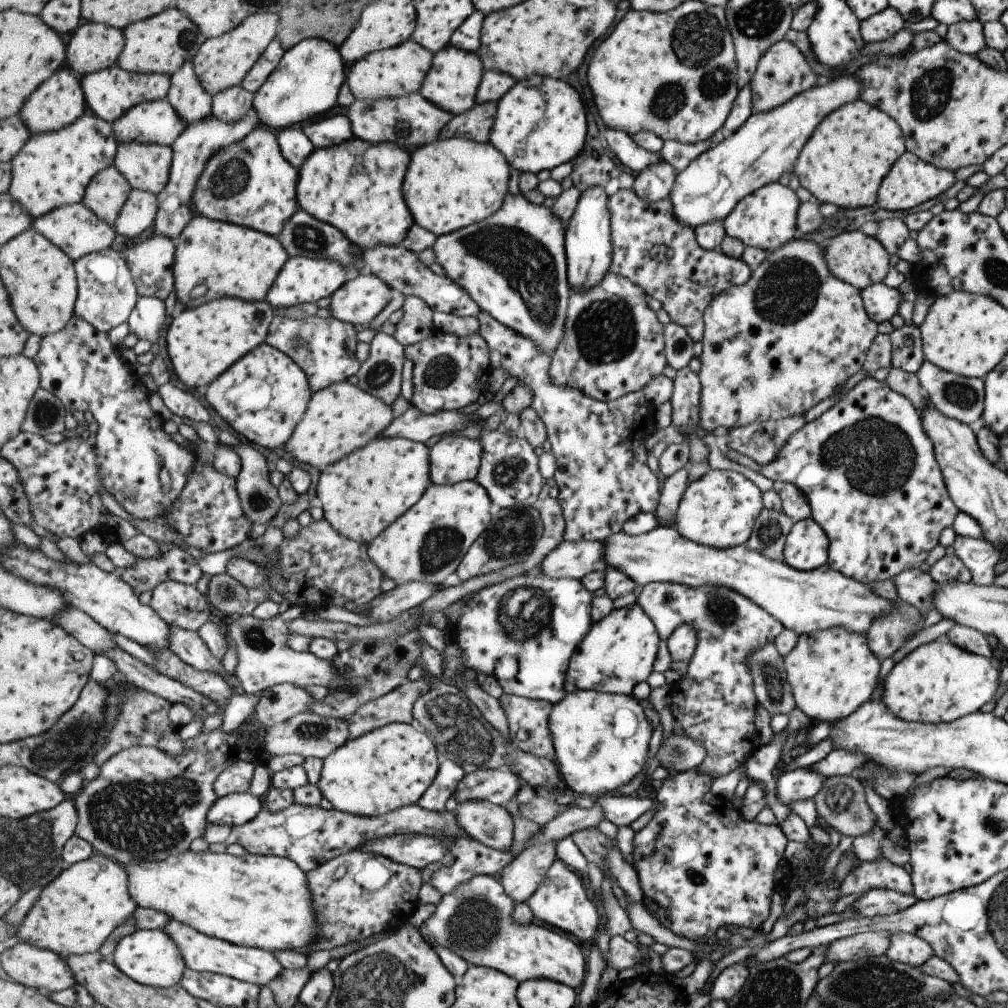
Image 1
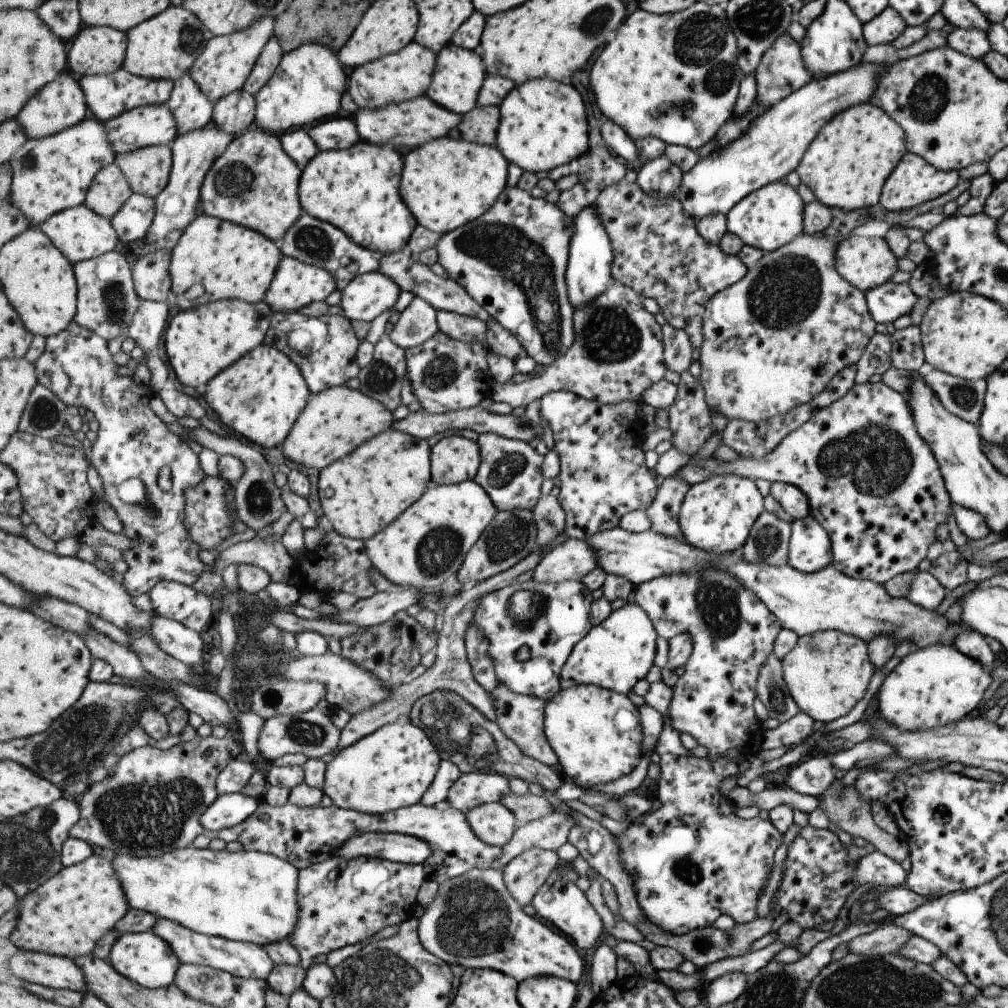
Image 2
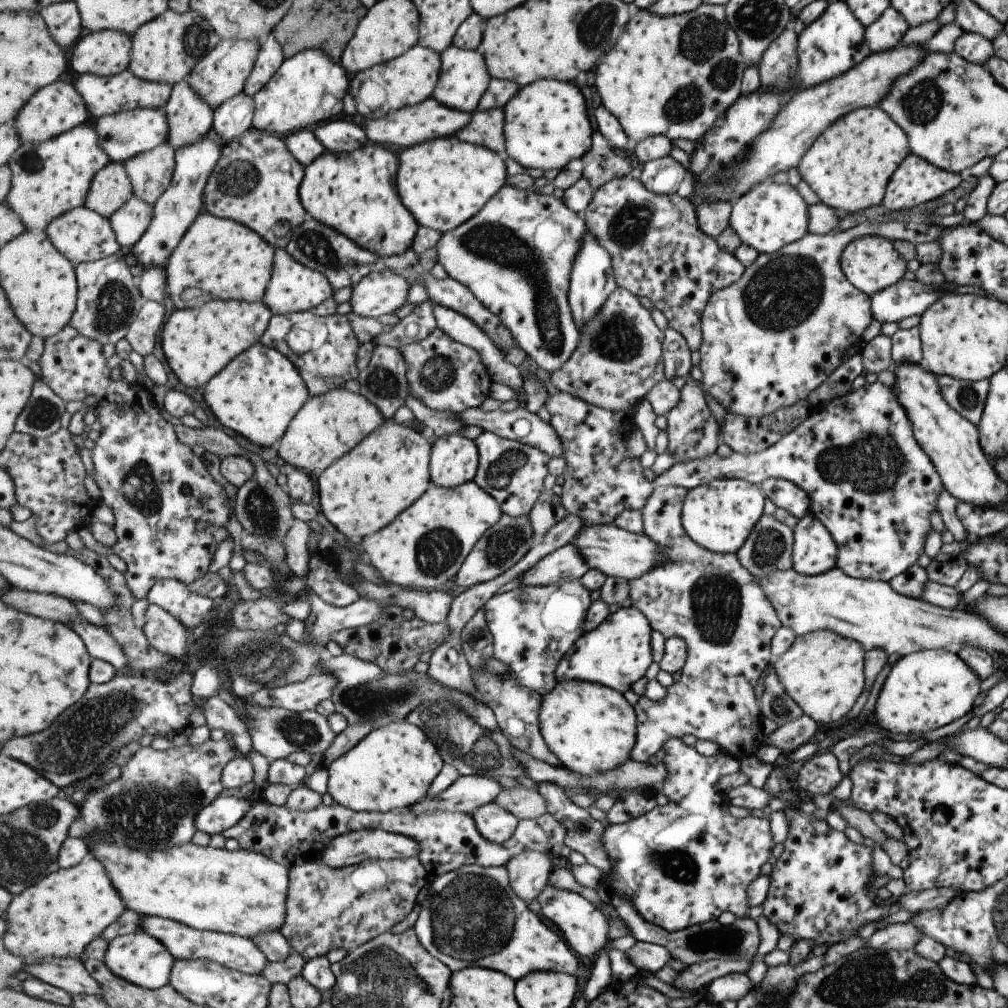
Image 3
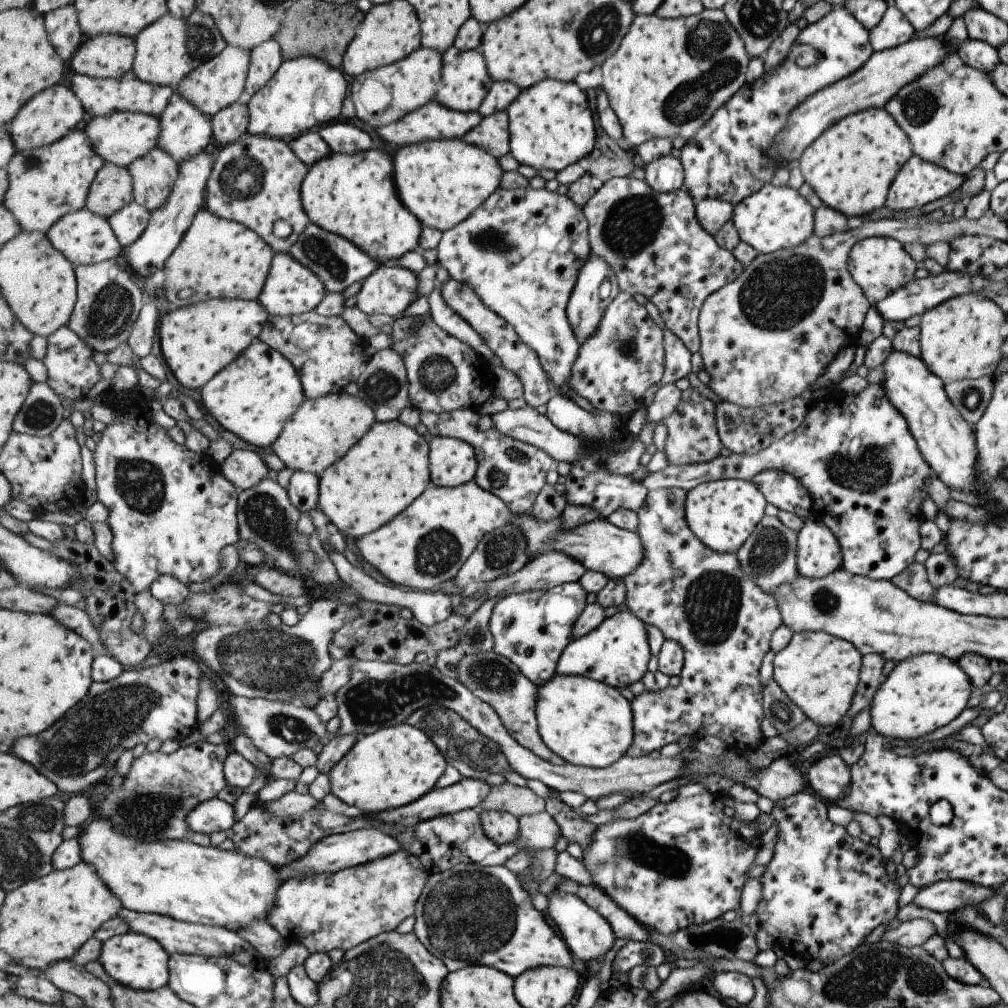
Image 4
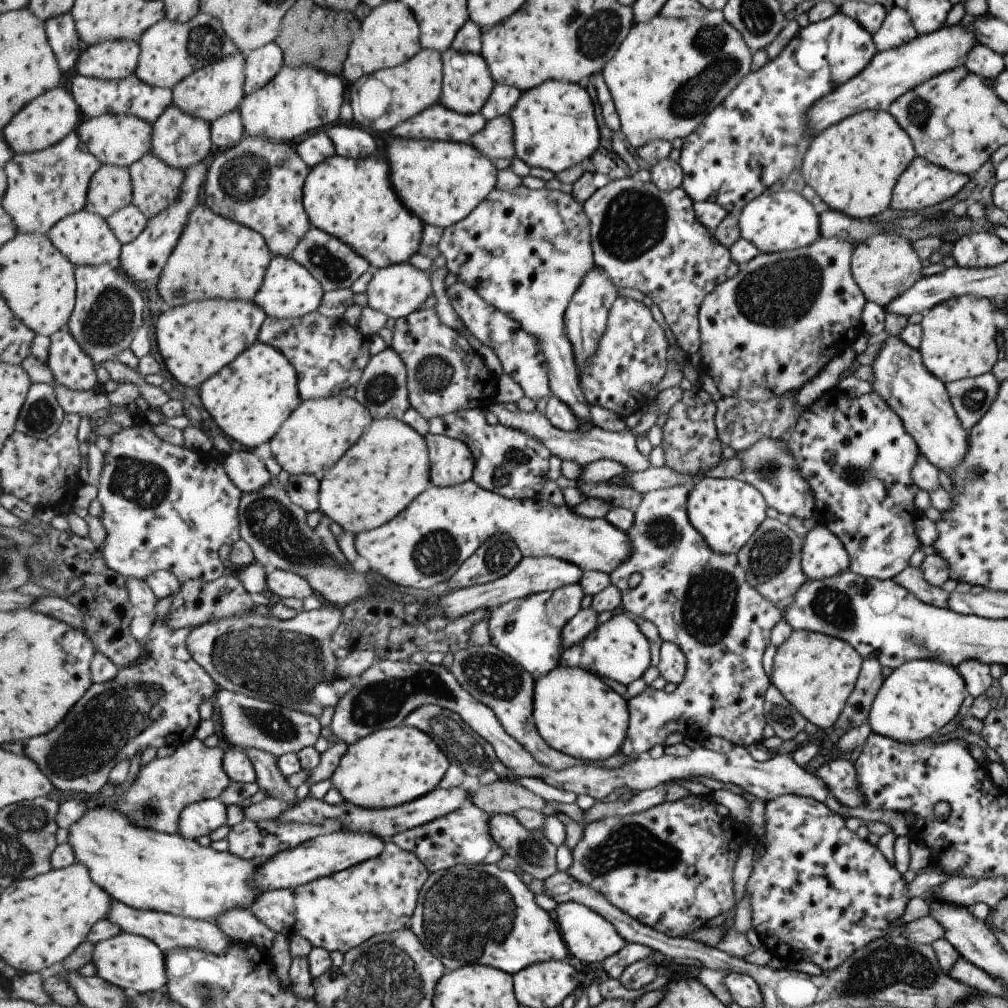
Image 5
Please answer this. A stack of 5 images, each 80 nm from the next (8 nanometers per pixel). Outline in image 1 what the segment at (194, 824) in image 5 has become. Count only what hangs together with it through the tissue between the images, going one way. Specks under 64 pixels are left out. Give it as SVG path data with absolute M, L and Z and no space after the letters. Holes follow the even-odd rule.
M250 792L233 793L217 799L216 804L208 811L208 822L221 826L244 825L255 819L264 806L265 800Z

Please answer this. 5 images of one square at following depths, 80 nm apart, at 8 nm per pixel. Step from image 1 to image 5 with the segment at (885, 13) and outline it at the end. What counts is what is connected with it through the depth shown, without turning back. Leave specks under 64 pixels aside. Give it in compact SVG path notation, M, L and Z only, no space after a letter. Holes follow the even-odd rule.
M892 6L879 25L877 32L871 36L876 50L886 51L913 40L917 35L908 12Z

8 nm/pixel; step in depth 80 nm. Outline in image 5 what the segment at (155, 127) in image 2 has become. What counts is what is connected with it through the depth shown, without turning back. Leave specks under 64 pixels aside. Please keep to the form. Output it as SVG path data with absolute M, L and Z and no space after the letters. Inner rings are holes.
M107 113L90 119L84 118L77 132L85 148L95 155L102 165L130 167L152 150L152 124L137 115Z

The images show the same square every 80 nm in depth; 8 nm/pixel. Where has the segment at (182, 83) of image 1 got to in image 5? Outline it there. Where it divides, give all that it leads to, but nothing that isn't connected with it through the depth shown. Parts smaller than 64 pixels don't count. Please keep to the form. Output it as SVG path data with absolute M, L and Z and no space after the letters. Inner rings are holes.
M173 104L169 105L169 108L157 119L157 122L152 124L152 127L151 152L172 167L185 171L196 164L202 163L209 156L211 148L213 148L211 124L189 115Z

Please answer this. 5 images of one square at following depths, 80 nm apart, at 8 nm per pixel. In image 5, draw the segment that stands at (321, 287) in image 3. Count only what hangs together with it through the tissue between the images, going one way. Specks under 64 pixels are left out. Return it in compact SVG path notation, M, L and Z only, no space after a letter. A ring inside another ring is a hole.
M278 256L268 266L264 285L257 293L254 302L268 314L278 319L297 318L314 313L320 309L324 300L324 286L314 274L292 257Z

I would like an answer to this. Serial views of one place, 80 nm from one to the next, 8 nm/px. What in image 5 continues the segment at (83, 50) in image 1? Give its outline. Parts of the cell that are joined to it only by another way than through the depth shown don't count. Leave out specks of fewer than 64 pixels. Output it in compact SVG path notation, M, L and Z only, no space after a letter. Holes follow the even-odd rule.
M108 40L86 48L75 73L96 79L124 79L136 74L140 64L140 43Z

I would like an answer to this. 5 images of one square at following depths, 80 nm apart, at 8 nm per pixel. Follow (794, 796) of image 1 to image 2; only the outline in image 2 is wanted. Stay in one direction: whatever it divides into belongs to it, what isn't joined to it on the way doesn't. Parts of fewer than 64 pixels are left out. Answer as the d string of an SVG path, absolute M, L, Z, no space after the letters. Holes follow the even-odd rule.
M808 755L795 764L781 785L799 794L817 797L835 780L834 771L829 755Z

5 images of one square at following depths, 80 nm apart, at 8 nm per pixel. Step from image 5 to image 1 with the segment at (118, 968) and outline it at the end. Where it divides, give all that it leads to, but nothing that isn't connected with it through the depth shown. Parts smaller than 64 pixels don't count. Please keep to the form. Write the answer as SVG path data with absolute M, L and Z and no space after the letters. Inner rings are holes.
M137 930L122 938L114 952L113 962L135 982L158 989L179 985L188 968L183 951L163 930Z

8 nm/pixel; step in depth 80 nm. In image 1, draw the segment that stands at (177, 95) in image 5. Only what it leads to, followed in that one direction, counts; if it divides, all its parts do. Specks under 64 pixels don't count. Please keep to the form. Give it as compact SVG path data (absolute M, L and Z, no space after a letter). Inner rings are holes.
M259 13L248 16L235 30L220 37L208 38L201 47L199 54L192 60L196 73L205 90L213 96L224 90L239 86L248 76L252 68L268 49L269 44L278 36L280 15L277 13Z

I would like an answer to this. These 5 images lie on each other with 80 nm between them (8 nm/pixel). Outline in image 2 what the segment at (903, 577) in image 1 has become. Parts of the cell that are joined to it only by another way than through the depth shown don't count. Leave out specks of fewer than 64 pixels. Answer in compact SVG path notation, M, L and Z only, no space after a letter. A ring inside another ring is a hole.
M927 571L914 572L916 575L911 581L907 598L914 605L921 606L925 610L933 610L941 604L945 596L945 588L941 586Z

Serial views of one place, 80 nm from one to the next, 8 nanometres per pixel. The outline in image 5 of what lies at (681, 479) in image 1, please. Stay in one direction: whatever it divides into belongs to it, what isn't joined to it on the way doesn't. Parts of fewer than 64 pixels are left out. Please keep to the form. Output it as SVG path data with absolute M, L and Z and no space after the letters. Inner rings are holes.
M687 483L643 495L635 513L635 525L627 533L633 546L632 557L611 574L612 584L622 594L623 608L633 616L654 622L663 642L677 644L688 662L686 677L672 693L647 687L638 697L628 699L631 722L622 752L633 759L663 744L671 732L680 732L687 740L695 736L697 745L701 734L701 738L721 736L735 747L746 747L762 740L761 731L766 724L762 704L770 680L761 667L761 654L770 642L770 630L781 620L782 614L747 582L736 555L713 551L695 529L688 513L693 485ZM635 572L642 578L639 585L631 588L629 578Z

